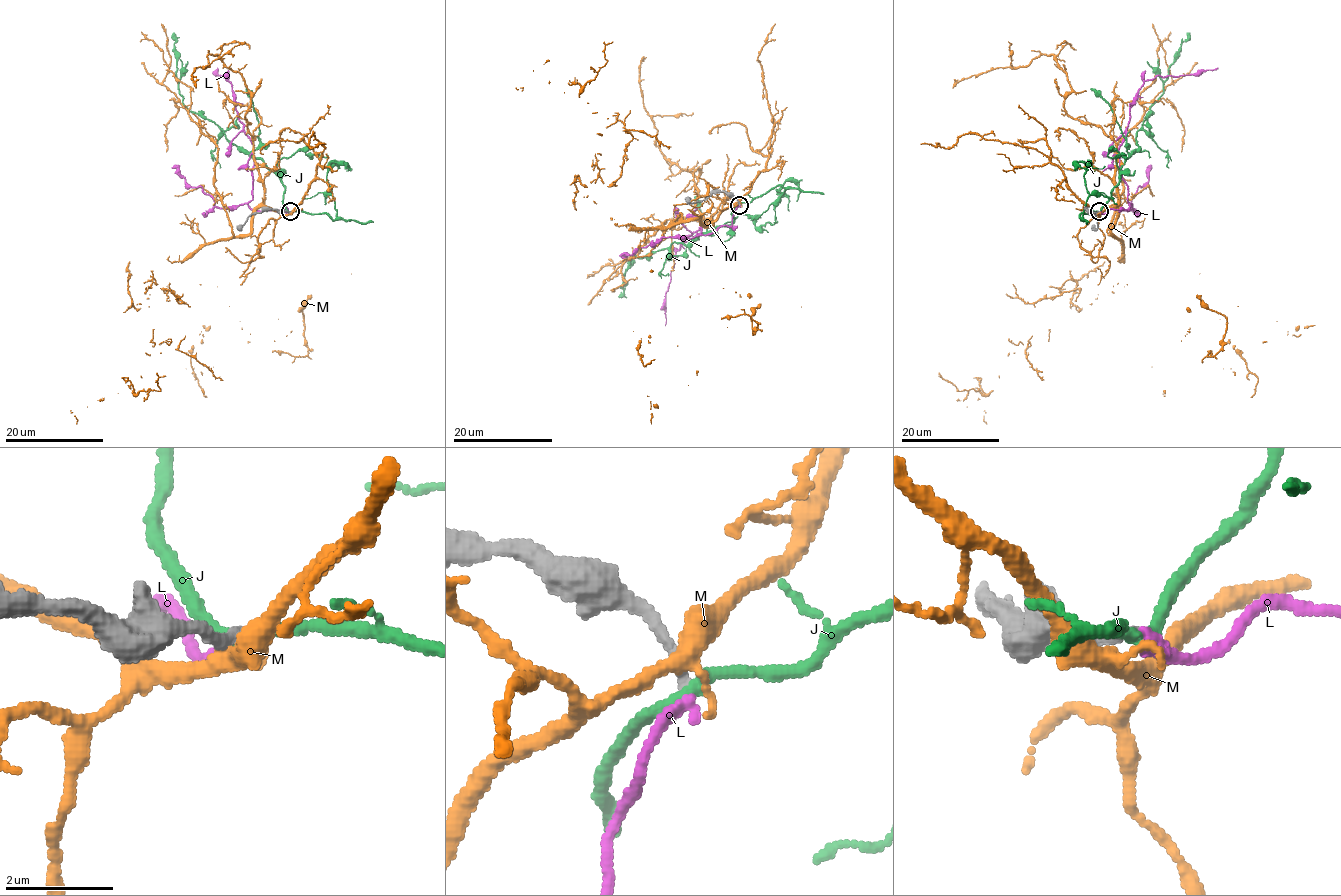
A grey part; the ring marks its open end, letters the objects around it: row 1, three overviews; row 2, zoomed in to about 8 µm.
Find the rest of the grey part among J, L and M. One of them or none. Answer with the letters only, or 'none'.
L

